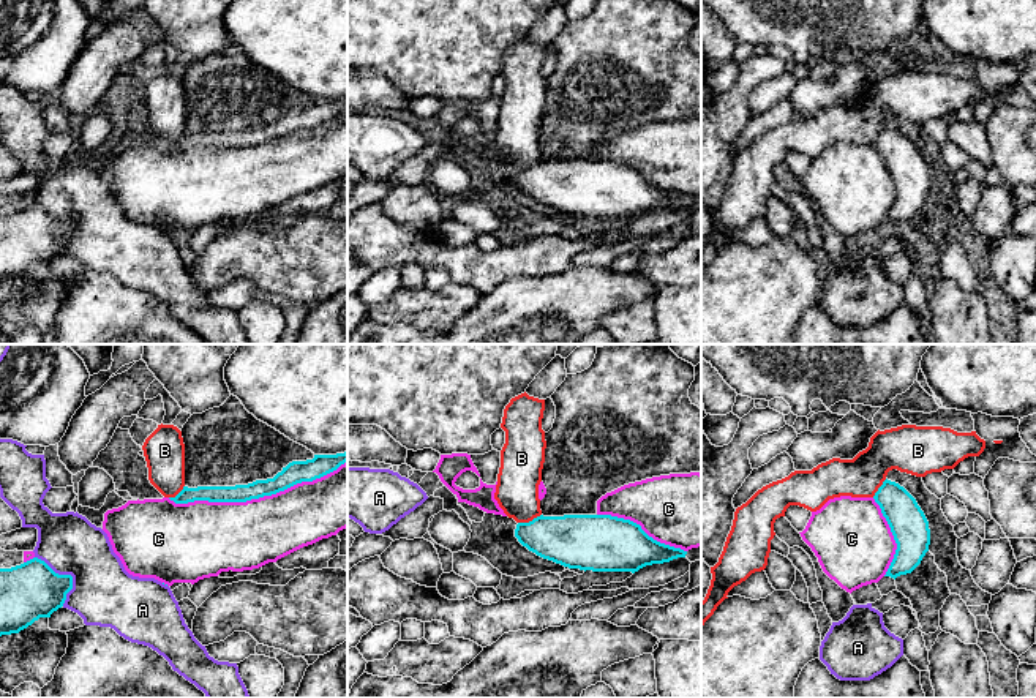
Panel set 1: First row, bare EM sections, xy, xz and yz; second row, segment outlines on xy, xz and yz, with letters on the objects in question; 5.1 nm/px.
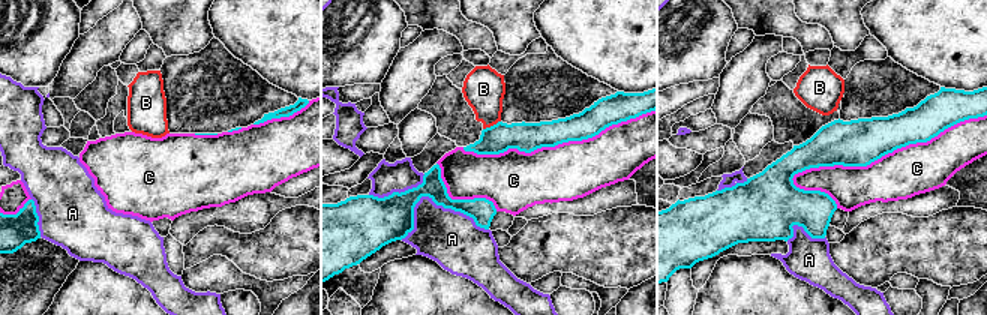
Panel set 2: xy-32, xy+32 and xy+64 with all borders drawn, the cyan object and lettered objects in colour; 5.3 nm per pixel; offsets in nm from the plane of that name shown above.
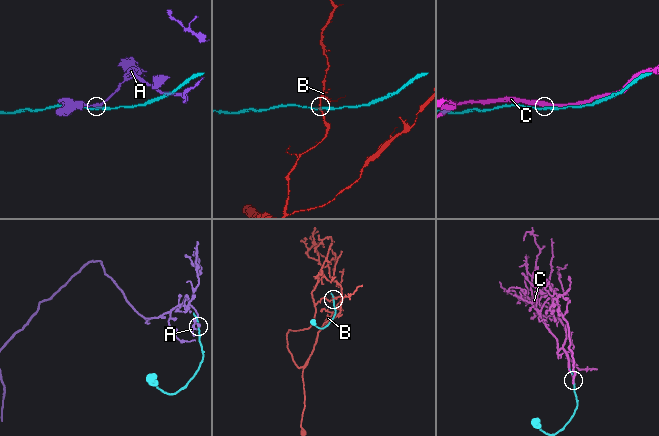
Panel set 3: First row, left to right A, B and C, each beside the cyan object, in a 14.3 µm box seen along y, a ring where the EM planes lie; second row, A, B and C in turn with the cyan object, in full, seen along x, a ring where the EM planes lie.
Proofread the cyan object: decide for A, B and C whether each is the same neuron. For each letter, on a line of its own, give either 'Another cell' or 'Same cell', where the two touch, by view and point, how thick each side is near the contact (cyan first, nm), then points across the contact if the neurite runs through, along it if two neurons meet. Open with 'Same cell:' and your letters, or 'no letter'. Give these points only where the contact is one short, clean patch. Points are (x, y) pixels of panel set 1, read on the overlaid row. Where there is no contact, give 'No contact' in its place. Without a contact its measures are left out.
Same cell: C
A: Another cell. Touches cyan at xy (68, 575). Thickness 280 nm (cyan) against 320 nm
B: Another cell. Touches cyan at xz (529, 521). Thickness 280 nm (cyan) against 220 nm. Boundary: xz (540, 514), (518, 523)
C: Same cell. Touches cyan at xy (256, 498). Thickness 110 nm (cyan) against 360 nm

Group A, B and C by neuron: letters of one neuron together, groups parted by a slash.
A / B / C

